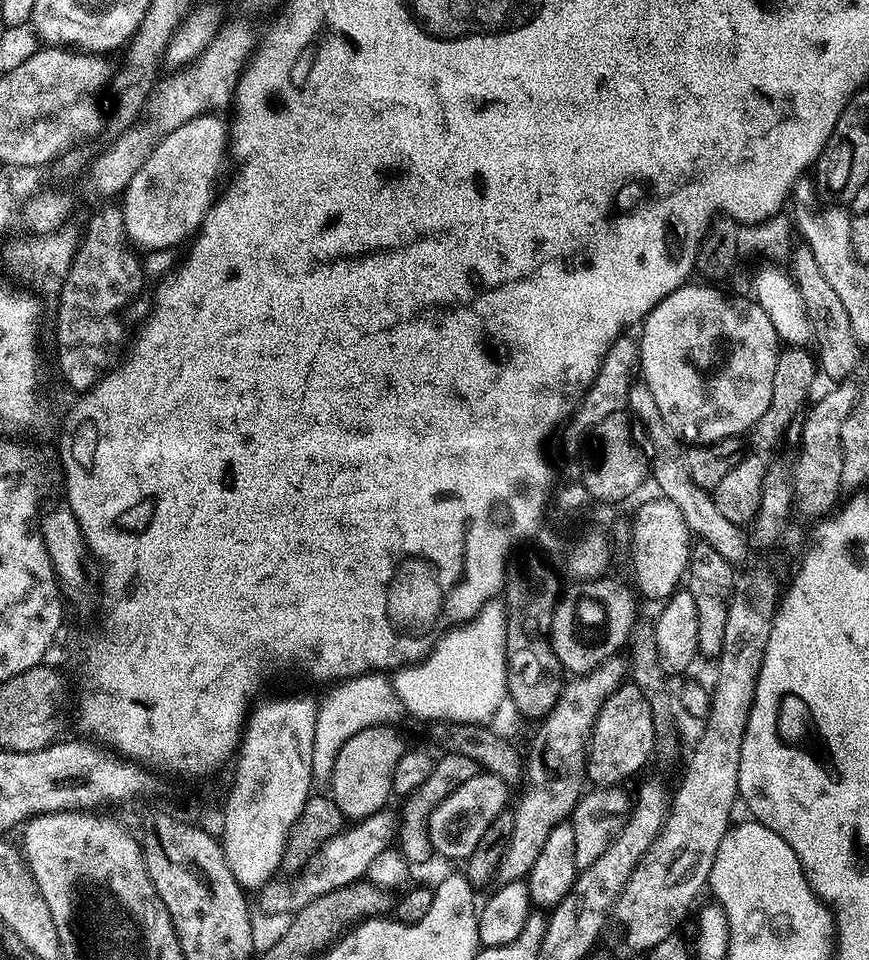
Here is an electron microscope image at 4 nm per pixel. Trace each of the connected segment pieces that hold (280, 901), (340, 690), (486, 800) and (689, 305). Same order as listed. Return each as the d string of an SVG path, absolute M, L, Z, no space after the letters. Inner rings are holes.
M381 810L364 820L345 827L343 831L325 842L289 880L273 878L259 889L260 908L268 916L279 912L295 914L320 896L332 896L340 888L353 884L367 875L370 864L382 852L391 849L398 836L398 816L395 811ZM352 827L352 828L350 828Z
M379 671L365 672L362 676L351 676L349 680L341 680L328 692L328 697L319 701L316 710L316 725L314 726L314 754L312 755L312 778L313 781L328 782L331 778L331 771L334 770L335 758L346 740L358 734L366 727L378 727L380 725L395 725L399 716L405 715L404 703L398 698L396 685L387 675Z
M485 772L475 775L460 786L450 798L446 798L445 802L435 808L434 814L428 819L428 833L433 851L452 860L467 861L494 818L507 809L508 788L507 781L500 776Z
M685 283L683 287L674 290L666 298L662 298L662 302L658 302L658 306L654 306L654 310L642 321L642 327L639 329L638 347L640 349L640 363L638 365L639 375L644 375L644 384L648 387L648 392L652 395L652 408L655 415L658 416L664 412L664 416L668 416L668 424L672 424L672 428L680 428L682 440L688 446L711 446L717 444L719 440L725 440L731 436L743 437L758 422L758 418L762 418L762 414L766 414L766 410L770 406L770 394L774 394L774 362L778 362L778 354L782 347L779 337L776 336L775 325L770 322L766 312L755 299L743 300L740 296L727 296L724 292L719 292L719 287L704 284Z

